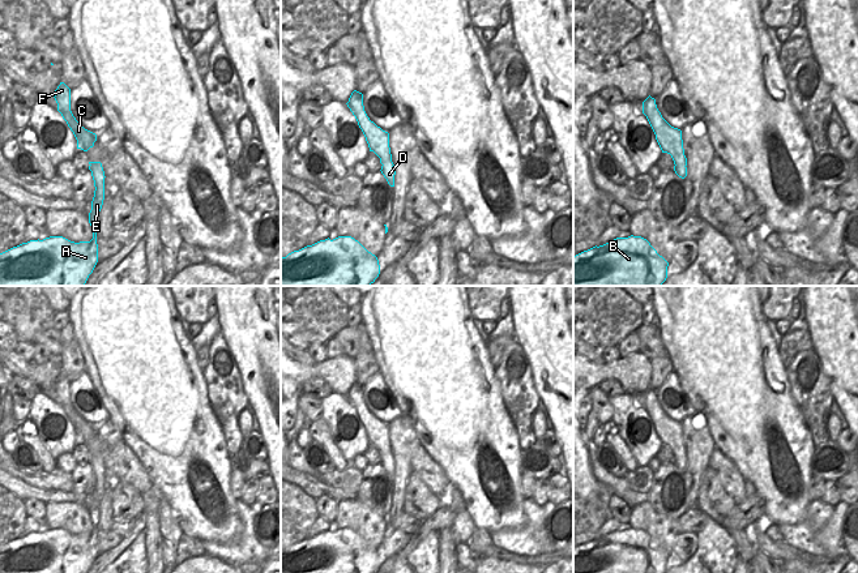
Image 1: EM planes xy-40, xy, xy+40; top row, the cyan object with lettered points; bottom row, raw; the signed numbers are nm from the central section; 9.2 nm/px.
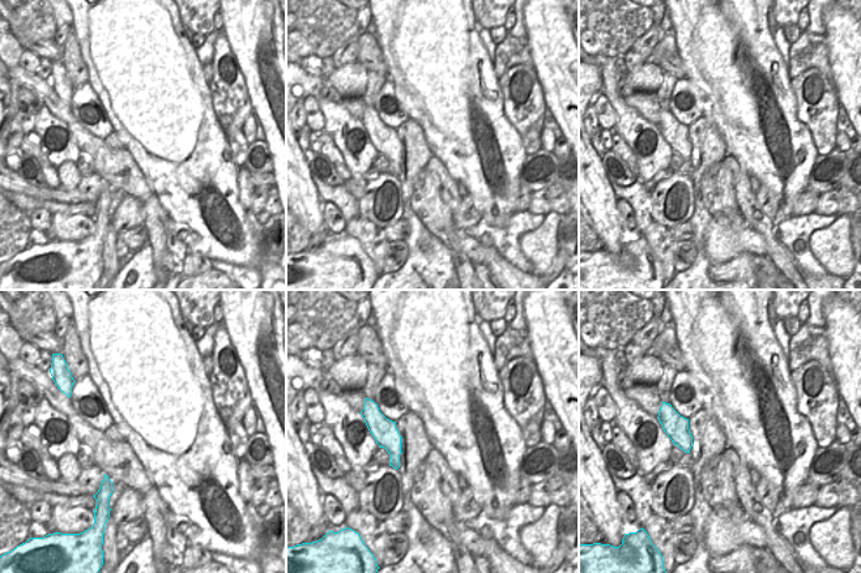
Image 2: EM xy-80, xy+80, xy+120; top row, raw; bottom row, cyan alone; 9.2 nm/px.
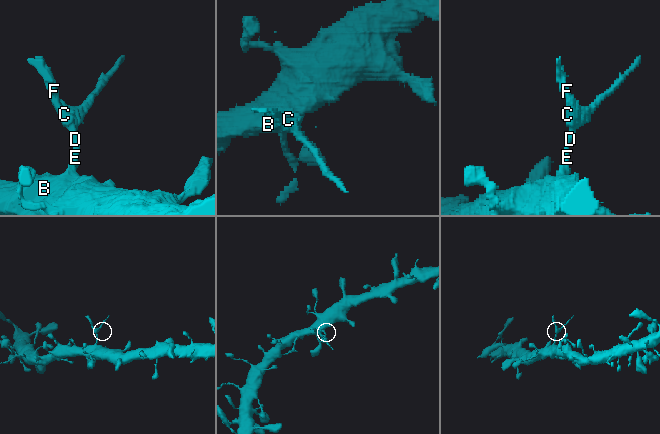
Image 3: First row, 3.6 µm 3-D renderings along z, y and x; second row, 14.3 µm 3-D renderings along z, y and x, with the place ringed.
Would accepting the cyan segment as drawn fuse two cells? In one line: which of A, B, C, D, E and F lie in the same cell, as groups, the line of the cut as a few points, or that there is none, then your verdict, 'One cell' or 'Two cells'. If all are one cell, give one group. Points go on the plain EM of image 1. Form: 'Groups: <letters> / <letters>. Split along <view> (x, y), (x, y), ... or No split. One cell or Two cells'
Groups: A B D E / C F. Split along xy (383, 456), (388, 456), (392, 460). Two cells

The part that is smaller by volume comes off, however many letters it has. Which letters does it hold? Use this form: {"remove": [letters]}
{"remove": ["C", "F"]}

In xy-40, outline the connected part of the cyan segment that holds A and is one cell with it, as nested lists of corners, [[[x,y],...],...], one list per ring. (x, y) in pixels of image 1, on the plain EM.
[[[90,457],[89,462],[94,472],[94,489],[89,505],[89,516],[93,522],[90,534],[74,535],[63,529],[50,529],[43,533],[30,533],[0,546],[0,573],[87,573],[98,555],[98,508],[104,492],[103,459]]]

